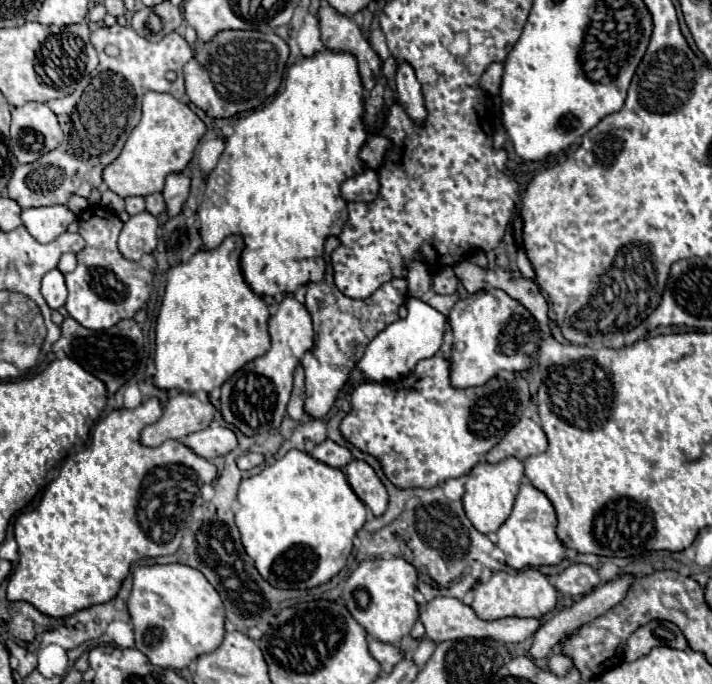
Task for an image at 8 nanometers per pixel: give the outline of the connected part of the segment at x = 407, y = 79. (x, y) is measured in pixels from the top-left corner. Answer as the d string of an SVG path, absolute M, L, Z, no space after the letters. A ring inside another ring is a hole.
M405 61L397 63L395 91L397 91L397 99L405 105L407 113L413 117L413 121L421 123L425 119L425 105L423 105L423 97L421 97L421 85L415 79L413 67Z

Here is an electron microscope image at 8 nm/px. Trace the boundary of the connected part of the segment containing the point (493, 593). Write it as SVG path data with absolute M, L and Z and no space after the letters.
M523 569L517 573L493 573L487 583L479 583L475 587L475 599L471 603L473 611L479 619L495 621L503 617L543 617L553 611L557 605L557 589L549 583L549 579L537 569Z

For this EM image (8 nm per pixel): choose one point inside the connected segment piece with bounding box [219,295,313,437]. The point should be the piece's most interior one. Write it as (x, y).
(253, 402)

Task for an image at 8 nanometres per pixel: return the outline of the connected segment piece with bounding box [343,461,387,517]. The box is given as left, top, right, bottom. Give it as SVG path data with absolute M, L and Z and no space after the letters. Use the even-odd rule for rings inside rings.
M351 461L343 471L355 495L371 509L375 517L381 517L387 509L387 491L375 471L365 461Z

